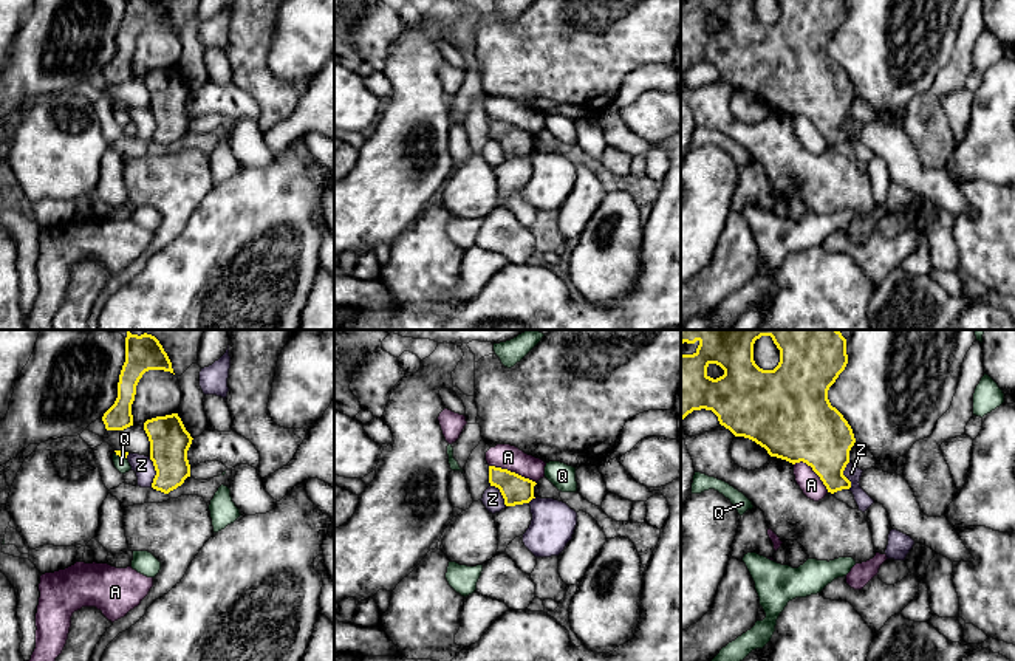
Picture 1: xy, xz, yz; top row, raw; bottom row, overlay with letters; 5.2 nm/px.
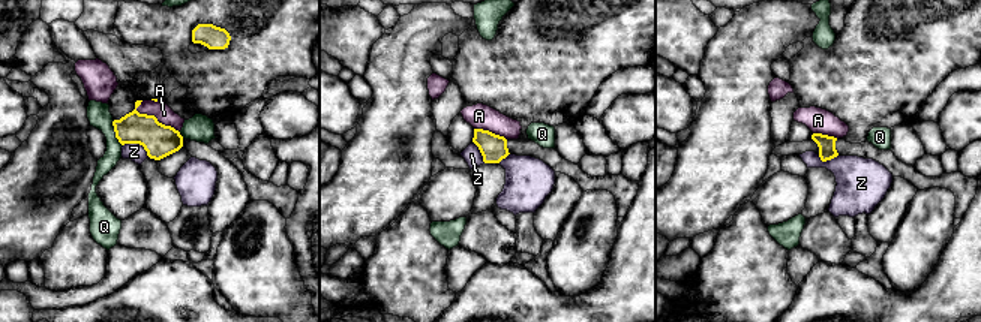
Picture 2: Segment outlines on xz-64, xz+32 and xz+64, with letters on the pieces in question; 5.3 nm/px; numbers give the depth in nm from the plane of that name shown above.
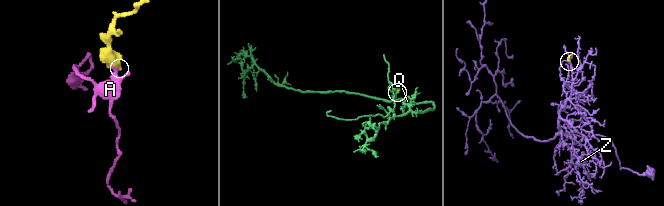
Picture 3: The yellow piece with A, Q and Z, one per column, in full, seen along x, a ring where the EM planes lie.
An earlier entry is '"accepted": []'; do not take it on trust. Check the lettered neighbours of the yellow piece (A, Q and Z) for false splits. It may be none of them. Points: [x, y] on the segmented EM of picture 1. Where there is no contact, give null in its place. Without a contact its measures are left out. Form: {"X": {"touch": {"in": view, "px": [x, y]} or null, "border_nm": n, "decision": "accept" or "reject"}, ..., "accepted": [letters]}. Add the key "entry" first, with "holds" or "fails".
{"entry": "holds", "A": {"touch": {"in": "xz", "px": [512, 472]}, "border_nm": 260, "decision": "reject"}, "Q": {"touch": {"in": "xy", "px": [121, 455]}, "border_nm": 80, "decision": "reject"}, "Z": {"touch": {"in": "xy", "px": [157, 472]}, "border_nm": 160, "decision": "reject"}, "accepted": []}

